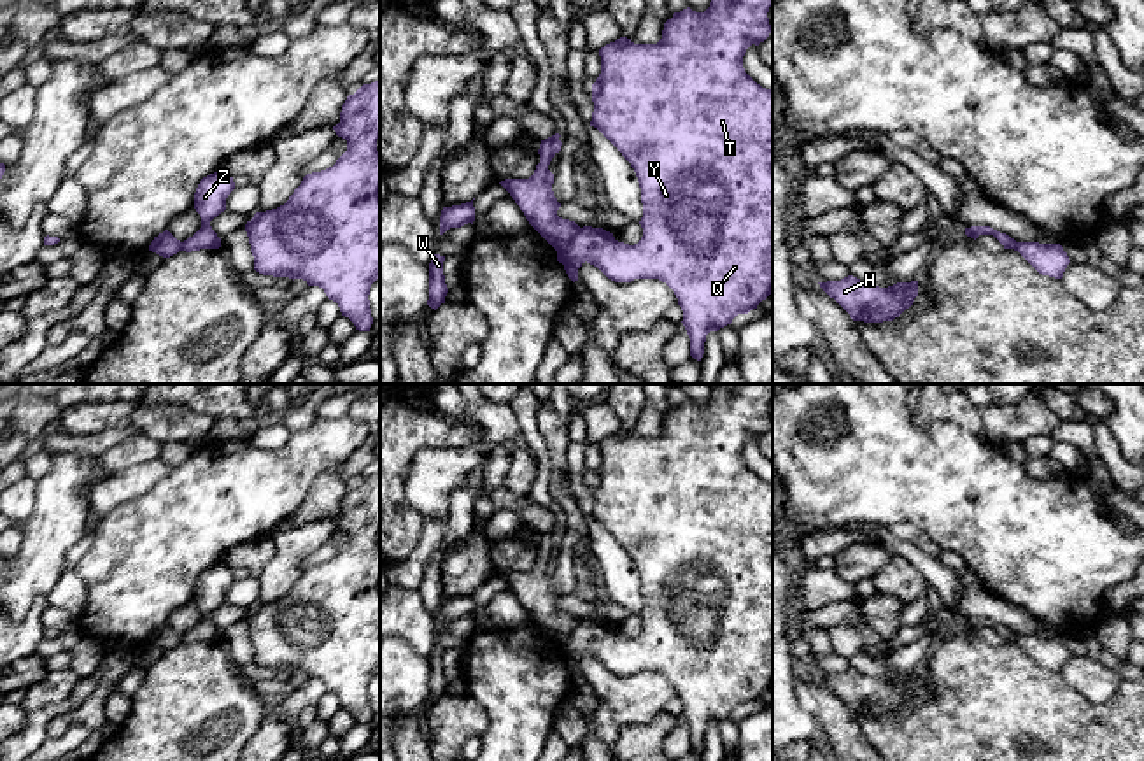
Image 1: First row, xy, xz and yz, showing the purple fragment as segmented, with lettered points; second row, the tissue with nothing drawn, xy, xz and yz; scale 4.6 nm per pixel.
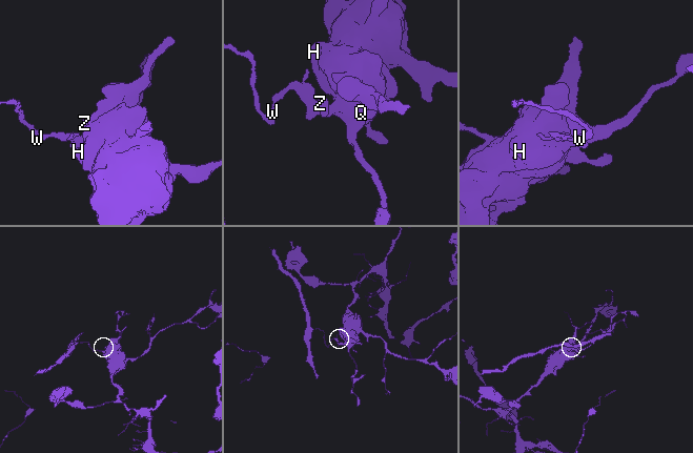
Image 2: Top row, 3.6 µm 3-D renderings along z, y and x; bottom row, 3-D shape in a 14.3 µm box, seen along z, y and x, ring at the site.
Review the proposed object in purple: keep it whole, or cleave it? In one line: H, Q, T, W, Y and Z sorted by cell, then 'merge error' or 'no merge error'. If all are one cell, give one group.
H Q T Y Z / W; merge error

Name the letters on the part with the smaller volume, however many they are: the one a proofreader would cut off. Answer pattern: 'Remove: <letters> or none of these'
Remove: W

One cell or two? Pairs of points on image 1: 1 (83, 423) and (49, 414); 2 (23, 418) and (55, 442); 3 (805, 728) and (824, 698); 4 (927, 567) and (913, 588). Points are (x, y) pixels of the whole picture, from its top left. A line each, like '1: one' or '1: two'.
1: two
2: two
3: two
4: two

